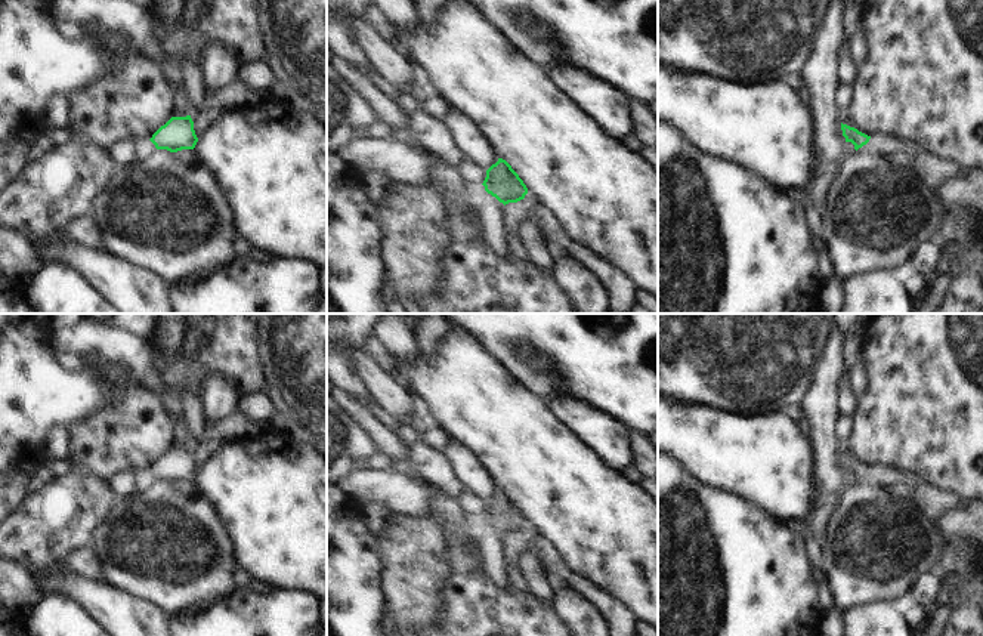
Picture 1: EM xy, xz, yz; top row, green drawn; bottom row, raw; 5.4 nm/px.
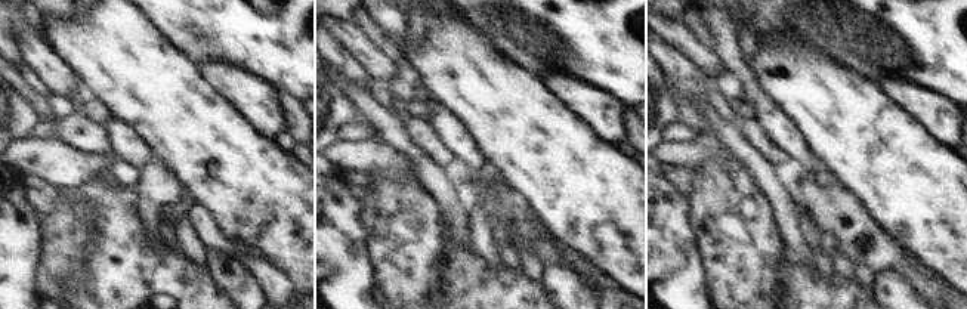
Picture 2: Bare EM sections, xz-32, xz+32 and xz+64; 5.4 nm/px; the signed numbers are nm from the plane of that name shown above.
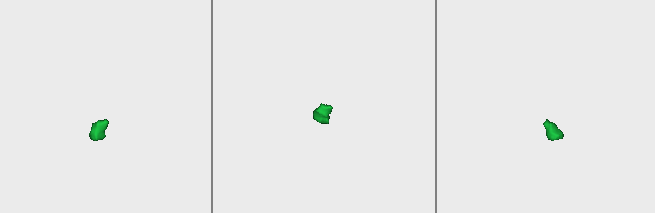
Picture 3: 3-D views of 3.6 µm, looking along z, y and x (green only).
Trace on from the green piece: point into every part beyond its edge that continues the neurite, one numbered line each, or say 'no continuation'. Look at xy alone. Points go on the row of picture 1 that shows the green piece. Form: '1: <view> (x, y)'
1: xy (145, 150)

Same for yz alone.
1: yz (880, 145)

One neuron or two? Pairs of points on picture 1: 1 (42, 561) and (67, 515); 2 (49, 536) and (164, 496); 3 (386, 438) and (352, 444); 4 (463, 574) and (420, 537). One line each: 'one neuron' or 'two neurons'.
1: one neuron
2: two neurons
3: two neurons
4: two neurons

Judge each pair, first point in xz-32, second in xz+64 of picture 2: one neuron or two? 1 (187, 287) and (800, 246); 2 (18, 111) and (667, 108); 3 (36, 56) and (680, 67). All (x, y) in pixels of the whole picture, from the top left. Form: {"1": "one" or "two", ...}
{"1": "two", "2": "one", "3": "two"}

